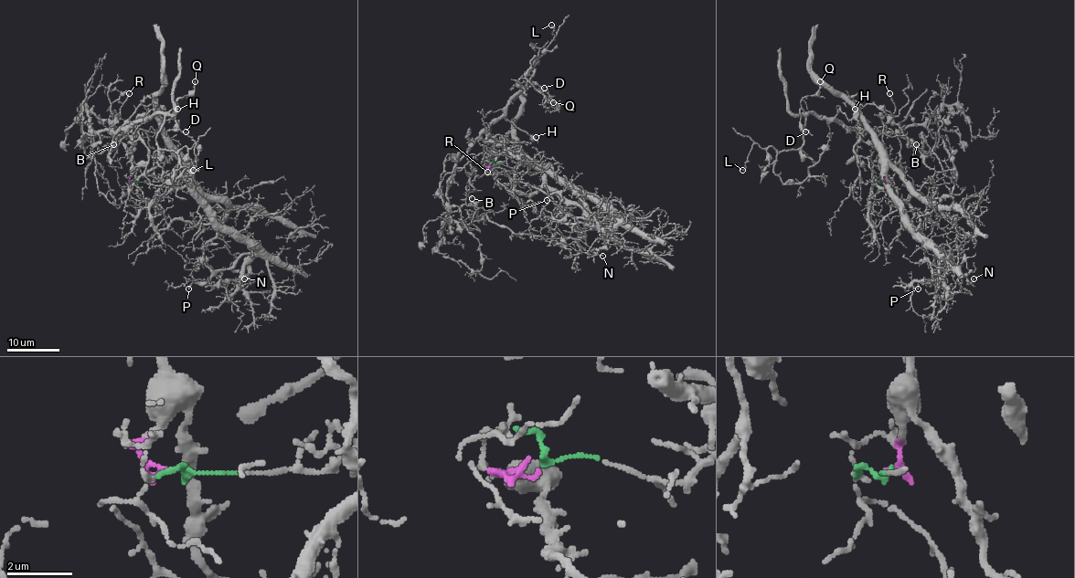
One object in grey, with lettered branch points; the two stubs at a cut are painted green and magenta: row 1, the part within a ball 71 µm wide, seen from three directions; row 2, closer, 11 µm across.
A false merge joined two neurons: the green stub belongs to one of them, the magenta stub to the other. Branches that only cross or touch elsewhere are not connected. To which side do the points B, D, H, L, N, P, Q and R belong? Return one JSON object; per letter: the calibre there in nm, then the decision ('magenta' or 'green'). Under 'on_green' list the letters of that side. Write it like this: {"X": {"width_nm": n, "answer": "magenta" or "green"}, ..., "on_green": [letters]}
{"B": {"width_nm": 130, "answer": "magenta"}, "D": {"width_nm": 120, "answer": "magenta"}, "H": {"width_nm": 280, "answer": "magenta"}, "L": {"width_nm": 100, "answer": "magenta"}, "N": {"width_nm": 150, "answer": "green"}, "P": {"width_nm": 190, "answer": "green"}, "Q": {"width_nm": 140, "answer": "magenta"}, "R": {"width_nm": 160, "answer": "magenta"}, "on_green": ["N", "P"]}

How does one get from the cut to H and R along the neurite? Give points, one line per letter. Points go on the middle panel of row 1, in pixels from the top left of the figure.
H: (493, 166), (486, 166), (497, 142), (484, 140), (482, 133), (488, 129), (505, 118), (536, 136)
R: (493, 166), (486, 166), (497, 142), (477, 140), (467, 153), (470, 164), (477, 176), (486, 172)

